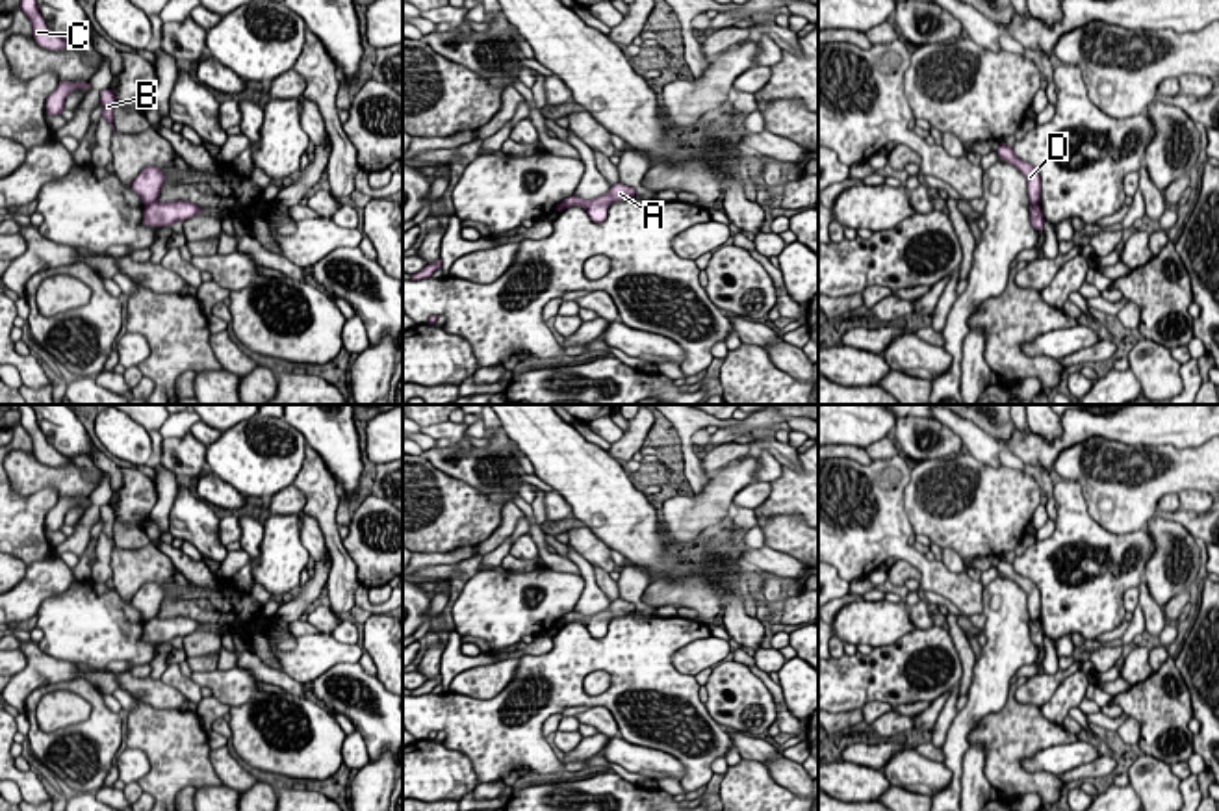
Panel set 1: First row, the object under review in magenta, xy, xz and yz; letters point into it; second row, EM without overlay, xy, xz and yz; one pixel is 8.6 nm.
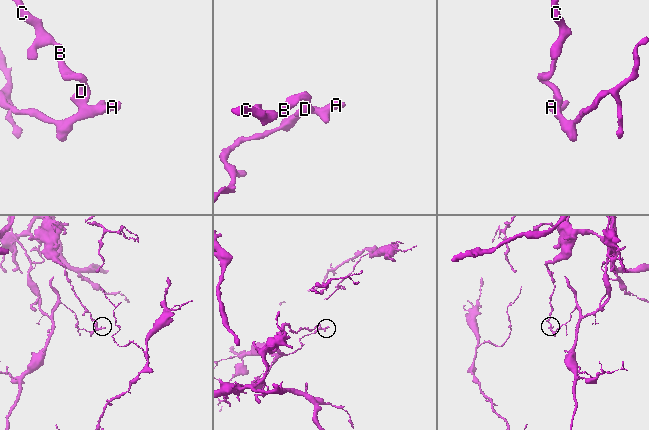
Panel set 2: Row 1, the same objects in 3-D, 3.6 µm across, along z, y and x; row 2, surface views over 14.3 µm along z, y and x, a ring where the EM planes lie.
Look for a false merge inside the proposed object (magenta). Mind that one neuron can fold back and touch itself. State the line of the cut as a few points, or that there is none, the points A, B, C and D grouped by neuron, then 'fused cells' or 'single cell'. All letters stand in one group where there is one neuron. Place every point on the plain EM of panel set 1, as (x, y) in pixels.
cut in xy along (156, 615), (145, 620); A / B C D; fused cells

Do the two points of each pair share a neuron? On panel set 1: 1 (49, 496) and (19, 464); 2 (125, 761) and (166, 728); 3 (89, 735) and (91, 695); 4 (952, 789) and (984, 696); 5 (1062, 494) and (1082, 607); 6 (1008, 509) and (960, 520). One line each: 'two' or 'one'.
1: two
2: two
3: one
4: one
5: one
6: one

